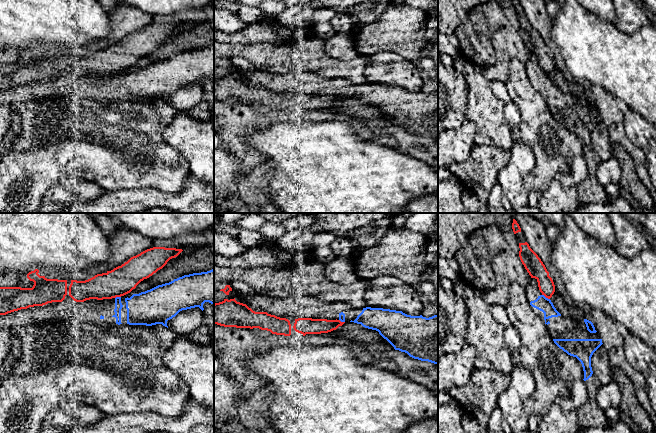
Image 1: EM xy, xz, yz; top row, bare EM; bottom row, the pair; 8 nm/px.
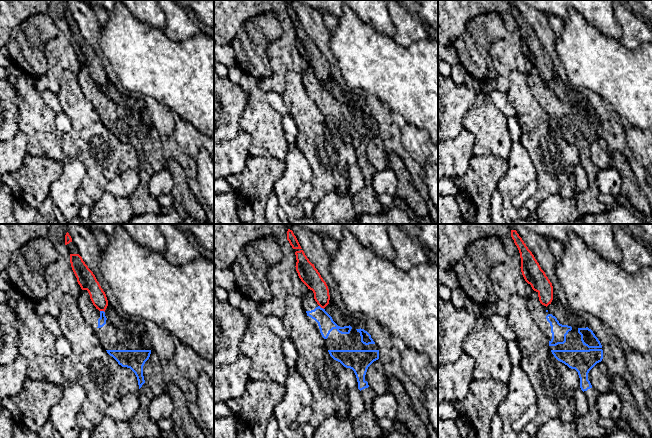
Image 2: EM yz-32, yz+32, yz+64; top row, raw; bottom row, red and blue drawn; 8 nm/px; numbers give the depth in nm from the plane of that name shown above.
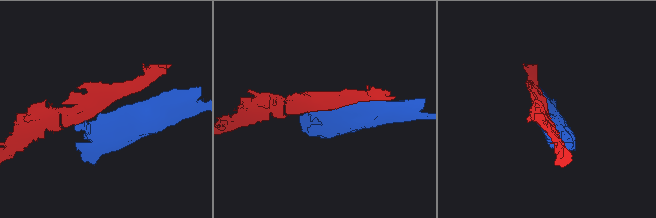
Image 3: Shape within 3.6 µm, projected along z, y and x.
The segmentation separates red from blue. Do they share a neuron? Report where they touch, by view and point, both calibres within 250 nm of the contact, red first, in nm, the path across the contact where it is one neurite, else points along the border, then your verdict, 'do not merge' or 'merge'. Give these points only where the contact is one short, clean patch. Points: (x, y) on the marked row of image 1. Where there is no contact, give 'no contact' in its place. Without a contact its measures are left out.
yz (546, 297) | 140/120 nm | along yz (542, 294), (549, 299) | do not merge

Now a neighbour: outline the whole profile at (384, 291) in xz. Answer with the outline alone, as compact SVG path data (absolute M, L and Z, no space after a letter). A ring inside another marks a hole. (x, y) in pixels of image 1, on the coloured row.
M383 274L366 281L368 287L364 299L368 307L402 311L411 316L422 315L422 296L401 279Z

